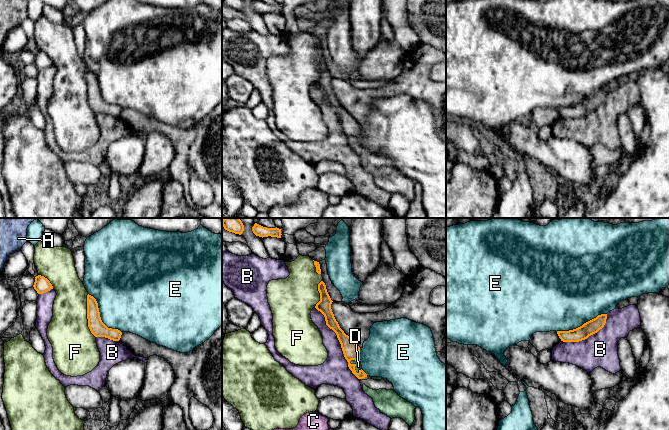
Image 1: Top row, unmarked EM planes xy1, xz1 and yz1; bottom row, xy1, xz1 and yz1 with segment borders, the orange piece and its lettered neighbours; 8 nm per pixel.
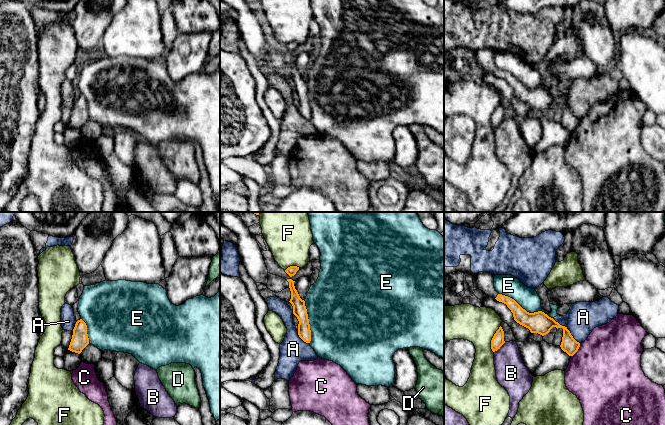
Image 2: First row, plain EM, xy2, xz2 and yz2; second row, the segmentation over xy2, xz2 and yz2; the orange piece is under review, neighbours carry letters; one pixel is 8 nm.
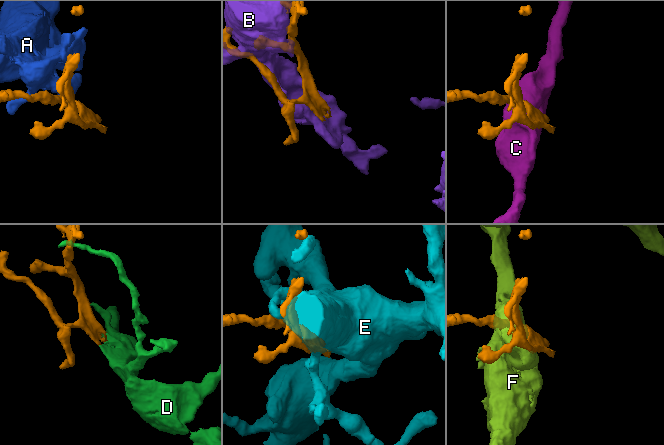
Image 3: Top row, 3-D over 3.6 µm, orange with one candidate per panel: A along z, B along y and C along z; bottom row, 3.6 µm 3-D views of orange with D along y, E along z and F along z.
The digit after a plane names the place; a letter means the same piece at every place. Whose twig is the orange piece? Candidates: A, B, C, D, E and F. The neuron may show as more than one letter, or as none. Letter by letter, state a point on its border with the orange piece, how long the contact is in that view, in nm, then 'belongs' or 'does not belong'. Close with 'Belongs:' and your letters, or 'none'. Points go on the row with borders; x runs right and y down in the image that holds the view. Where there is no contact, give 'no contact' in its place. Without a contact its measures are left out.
A: meets orange in yz2 at (567, 329); contact 300 nm long; does not belong
B: meets orange in xz1 at (340, 343); contact 700 nm long; does not belong
C: meets orange in yz2 at (577, 350); contact 130 nm long; does not belong
D: meets orange in xz1 at (355, 365); contact 130 nm long; belongs
E: meets orange in yz2 at (525, 310); contact 480 nm long; does not belong
F: meets orange in xy1 at (87, 316); contact 360 nm long; does not belong
Belongs: D

